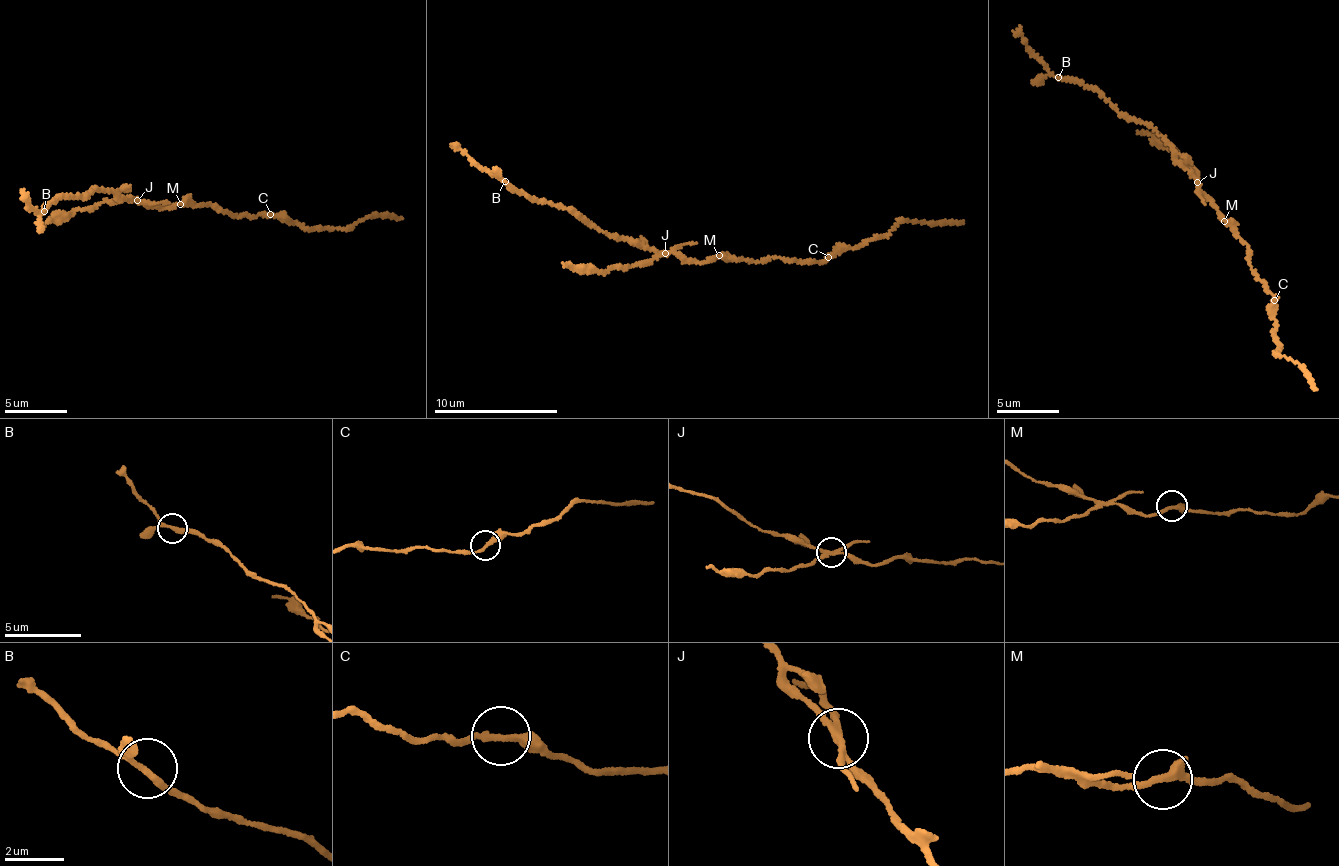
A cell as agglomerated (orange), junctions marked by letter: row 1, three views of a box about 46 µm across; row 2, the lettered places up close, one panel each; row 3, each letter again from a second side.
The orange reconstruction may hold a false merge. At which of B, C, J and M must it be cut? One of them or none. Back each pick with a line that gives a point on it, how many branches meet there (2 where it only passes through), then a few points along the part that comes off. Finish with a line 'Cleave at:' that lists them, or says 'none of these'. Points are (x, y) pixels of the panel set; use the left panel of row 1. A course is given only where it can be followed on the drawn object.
J: (137, 200) | 4 | (138, 201), (95, 204), (53, 217), (43, 228)
Cleave at: J

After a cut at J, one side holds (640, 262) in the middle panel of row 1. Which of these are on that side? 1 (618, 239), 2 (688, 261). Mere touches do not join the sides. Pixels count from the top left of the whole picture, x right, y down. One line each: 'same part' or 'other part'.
1: other part
2: other part

